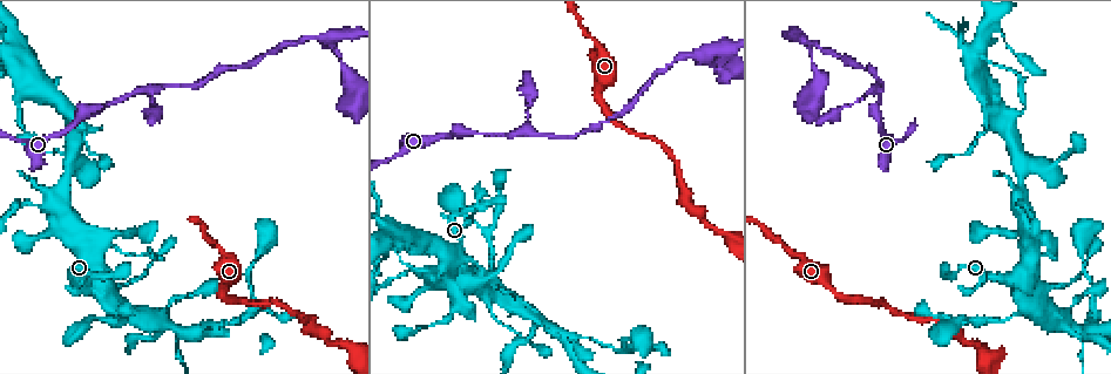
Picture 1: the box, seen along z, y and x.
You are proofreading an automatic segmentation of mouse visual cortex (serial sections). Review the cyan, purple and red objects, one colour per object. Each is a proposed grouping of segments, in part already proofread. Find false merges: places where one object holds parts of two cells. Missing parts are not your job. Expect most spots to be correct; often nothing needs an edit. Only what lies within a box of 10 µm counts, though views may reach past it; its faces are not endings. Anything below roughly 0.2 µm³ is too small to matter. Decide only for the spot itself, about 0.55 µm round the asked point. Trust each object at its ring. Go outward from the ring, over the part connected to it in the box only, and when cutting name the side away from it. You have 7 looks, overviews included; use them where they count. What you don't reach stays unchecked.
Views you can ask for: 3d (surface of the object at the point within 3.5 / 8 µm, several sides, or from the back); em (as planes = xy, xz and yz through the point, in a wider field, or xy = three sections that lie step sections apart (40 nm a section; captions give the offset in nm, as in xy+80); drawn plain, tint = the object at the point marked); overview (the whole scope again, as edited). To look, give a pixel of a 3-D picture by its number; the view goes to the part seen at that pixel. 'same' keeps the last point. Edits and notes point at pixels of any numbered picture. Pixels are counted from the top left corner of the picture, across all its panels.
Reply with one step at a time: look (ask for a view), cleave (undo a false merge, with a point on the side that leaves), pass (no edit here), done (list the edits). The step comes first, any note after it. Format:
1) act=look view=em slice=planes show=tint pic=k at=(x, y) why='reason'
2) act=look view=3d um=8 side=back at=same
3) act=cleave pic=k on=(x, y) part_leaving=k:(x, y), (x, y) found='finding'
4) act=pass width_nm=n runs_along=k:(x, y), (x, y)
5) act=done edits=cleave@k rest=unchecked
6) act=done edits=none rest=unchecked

act=look view=3d um=3.5 pic=1 at=(1025, 199) why='branch point'

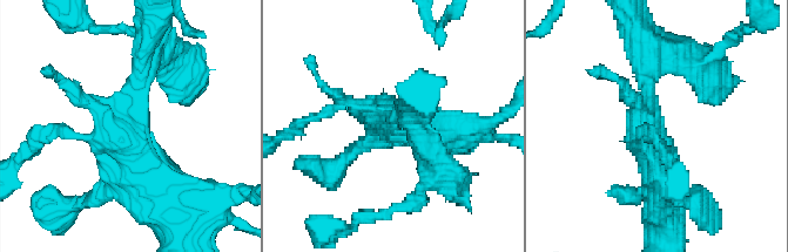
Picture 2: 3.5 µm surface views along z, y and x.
act=look view=em slice=xy step=5 show=plain pic=2 at=(129, 125)

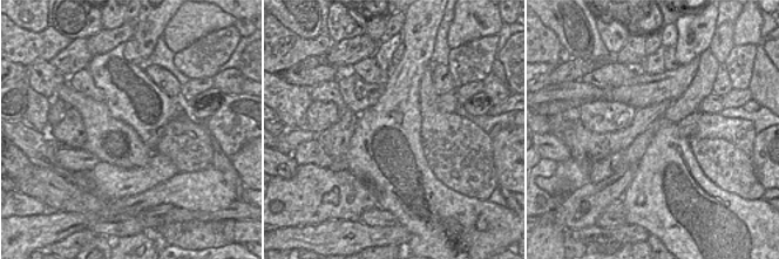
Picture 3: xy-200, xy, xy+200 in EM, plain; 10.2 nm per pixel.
act=look view=em slice=xy step=5 show=tint at=same

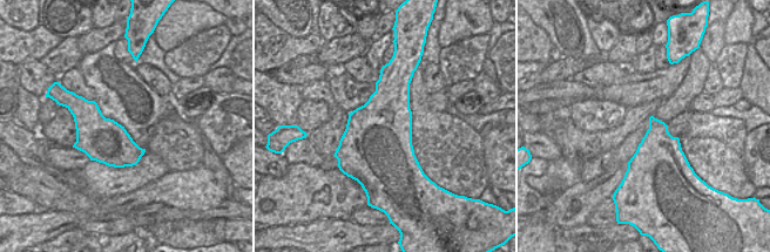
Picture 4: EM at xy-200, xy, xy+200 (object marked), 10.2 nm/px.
act=pass runs_along=2:(173, 203), (129, 144), (145, 66) found='one cell here'

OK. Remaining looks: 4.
act=look view=3d um=8 pic=1 at=(570, 337) why='four arms meet'

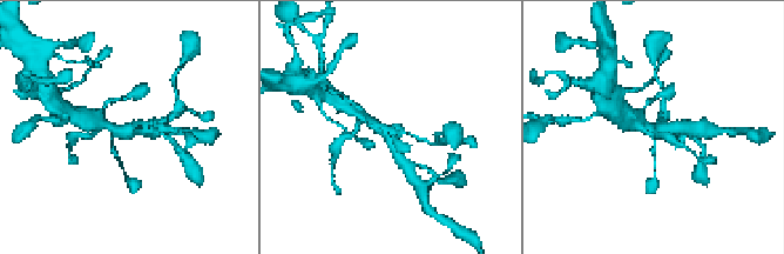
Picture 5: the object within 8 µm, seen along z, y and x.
act=look view=3d um=3.5 side=back at=same

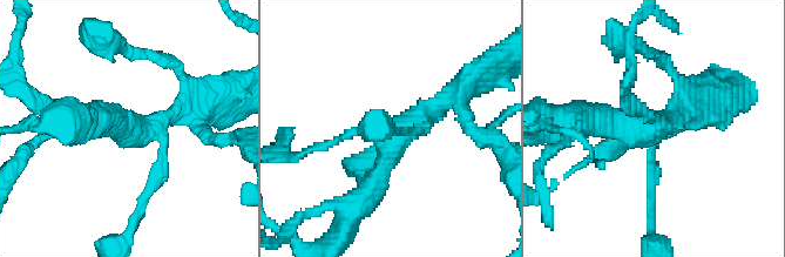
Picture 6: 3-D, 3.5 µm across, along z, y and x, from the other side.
act=look view=em slice=xy step=5 show=tint pic=6 at=(135, 128) arms=4 arm_widths_nm=100,150,250,300 why='now the EM'

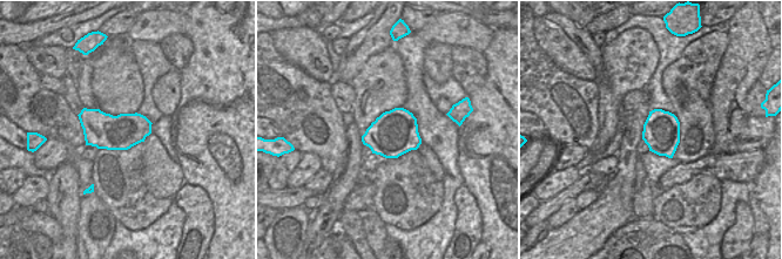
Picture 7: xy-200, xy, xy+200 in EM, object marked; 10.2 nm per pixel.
act=pass runs_along=6:(459, 89), (398, 132), (326, 143) found='all the same cell'

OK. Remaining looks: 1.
act=done edits=none rest=unchecked

